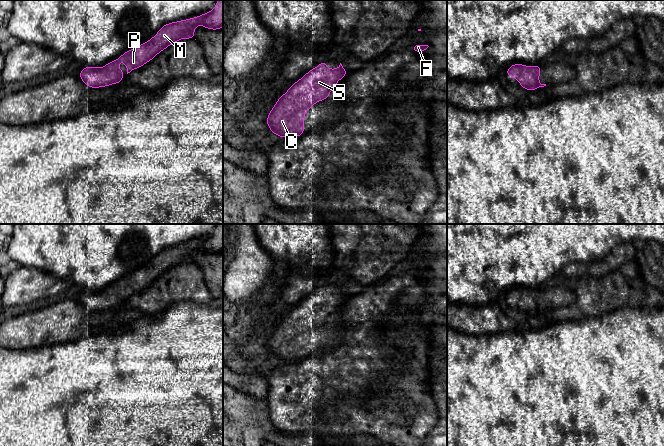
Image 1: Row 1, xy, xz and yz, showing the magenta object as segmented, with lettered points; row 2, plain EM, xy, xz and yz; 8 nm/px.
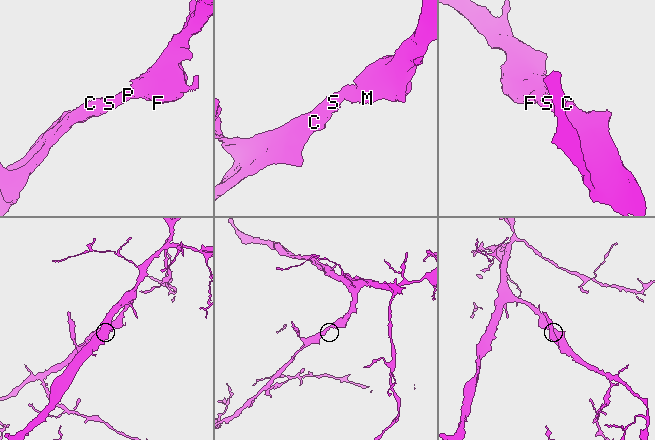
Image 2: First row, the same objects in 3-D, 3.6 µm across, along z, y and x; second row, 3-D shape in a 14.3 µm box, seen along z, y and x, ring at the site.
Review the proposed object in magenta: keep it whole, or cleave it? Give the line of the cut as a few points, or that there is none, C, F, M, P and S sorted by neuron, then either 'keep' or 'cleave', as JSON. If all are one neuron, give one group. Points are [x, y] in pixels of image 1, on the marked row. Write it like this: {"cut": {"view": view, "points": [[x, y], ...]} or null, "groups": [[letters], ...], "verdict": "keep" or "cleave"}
{"cut": null, "groups": [["C", "F", "M", "P", "S"]], "verdict": "keep"}

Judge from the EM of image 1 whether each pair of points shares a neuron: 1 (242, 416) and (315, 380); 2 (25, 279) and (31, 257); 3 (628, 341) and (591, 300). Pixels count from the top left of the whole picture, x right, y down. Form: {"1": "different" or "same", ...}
{"1": "different", "2": "different", "3": "different"}

